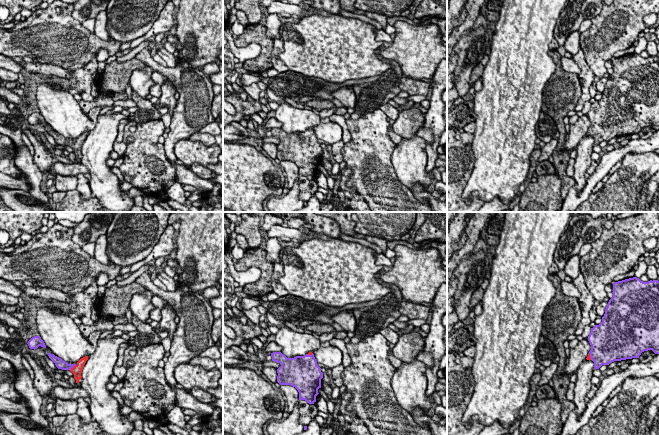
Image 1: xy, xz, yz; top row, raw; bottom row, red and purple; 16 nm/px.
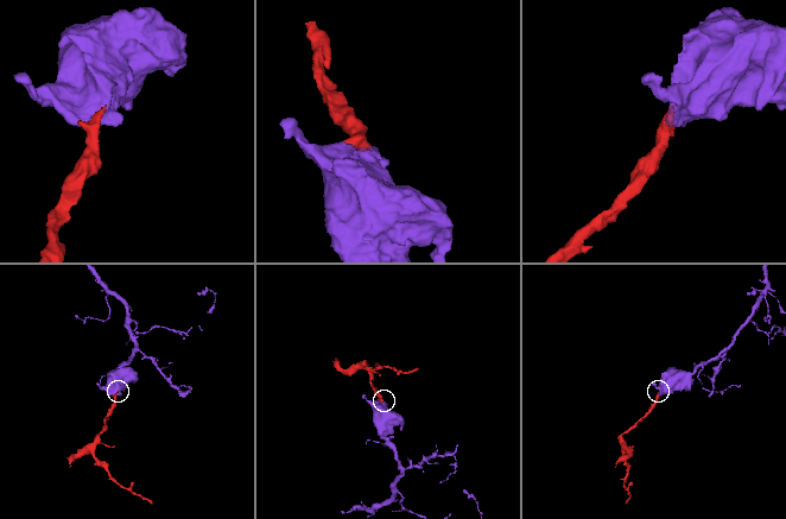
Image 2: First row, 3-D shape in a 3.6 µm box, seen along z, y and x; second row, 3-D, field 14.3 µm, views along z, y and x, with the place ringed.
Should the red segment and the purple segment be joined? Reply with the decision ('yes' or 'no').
yes

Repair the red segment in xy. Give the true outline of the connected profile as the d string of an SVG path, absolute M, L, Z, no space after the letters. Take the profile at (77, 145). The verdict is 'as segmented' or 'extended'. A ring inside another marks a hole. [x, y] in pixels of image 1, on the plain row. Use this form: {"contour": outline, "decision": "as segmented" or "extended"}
{"contour": "M47 129L49 134L55 139L58 145L62 146L70 146L74 150L74 154L76 159L79 159L79 156L82 154L81 149L82 145L88 136L88 132L81 134L76 140L68 140L63 137L61 134L55 132L54 130Z", "decision": "extended"}

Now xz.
{"contour": "M273 128L271 132L272 137L281 141L277 145L277 158L295 163L299 168L299 176L314 180L323 154L314 130L309 128L304 132L287 134L281 128Z", "decision": "extended"}

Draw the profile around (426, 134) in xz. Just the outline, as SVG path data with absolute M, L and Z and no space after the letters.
M424 126L421 127L416 135L418 137L421 137L423 138L425 141L429 142L429 143L433 143L434 142L434 139L433 139L433 133L431 132L431 130L429 129L426 129Z

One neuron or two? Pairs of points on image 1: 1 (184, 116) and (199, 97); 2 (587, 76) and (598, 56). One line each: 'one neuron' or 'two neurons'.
1: one neuron
2: two neurons

